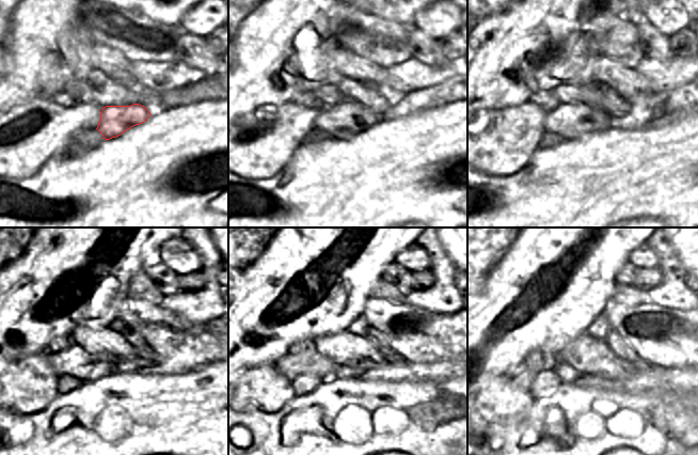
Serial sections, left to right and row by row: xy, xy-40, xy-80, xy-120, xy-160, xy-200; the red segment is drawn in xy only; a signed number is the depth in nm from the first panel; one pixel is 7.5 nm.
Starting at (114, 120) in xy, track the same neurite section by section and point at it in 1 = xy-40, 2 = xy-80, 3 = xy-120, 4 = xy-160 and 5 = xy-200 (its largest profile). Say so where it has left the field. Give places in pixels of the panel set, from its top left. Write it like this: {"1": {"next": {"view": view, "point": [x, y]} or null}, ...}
{"1": {"next": {"view": "xy-40", "point": [345, 120]}}, "2": {"next": {"view": "xy-80", "point": [571, 121]}}, "3": {"next": {"view": "xy-120", "point": [73, 360]}}, "4": {"next": {"view": "xy-160", "point": [308, 360]}}, "5": {"next": {"view": "xy-200", "point": [538, 361]}}}

